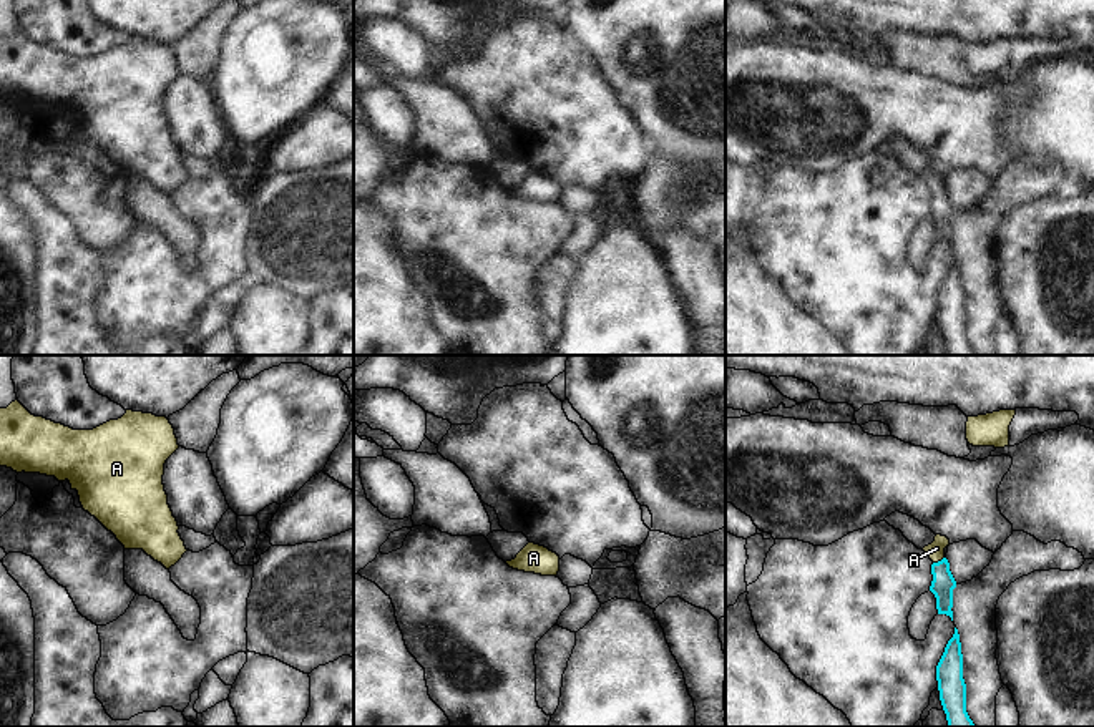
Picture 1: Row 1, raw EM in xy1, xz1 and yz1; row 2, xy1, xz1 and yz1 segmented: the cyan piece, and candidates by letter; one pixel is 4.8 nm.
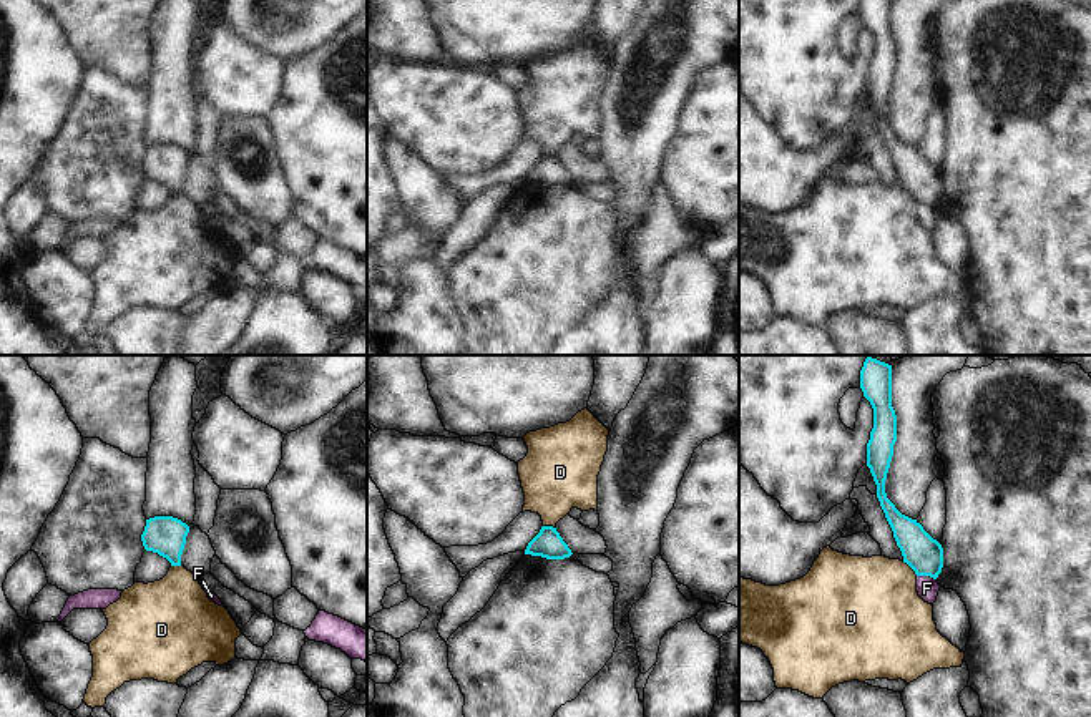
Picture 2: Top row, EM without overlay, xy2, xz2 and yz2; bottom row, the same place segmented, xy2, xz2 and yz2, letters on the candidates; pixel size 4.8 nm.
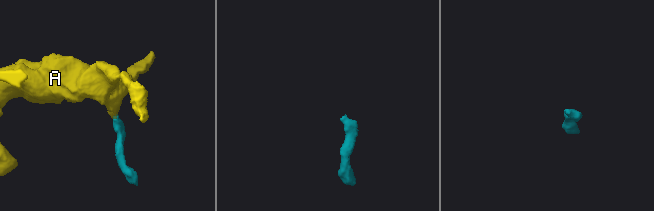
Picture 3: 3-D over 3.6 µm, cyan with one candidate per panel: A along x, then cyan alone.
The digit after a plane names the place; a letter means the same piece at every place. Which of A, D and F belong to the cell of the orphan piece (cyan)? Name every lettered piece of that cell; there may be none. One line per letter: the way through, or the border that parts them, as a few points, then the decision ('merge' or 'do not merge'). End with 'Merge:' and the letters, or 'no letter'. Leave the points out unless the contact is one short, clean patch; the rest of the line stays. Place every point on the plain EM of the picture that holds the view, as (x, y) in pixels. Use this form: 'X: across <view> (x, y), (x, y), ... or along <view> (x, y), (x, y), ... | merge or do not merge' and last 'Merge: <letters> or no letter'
A: across yz1 (943, 211), (938, 190), (937, 176) | merge
D: along yz2 (902, 190), (917, 203) | do not merge
F: along yz2 (917, 203), (927, 203), (935, 208) | do not merge
Merge: A

